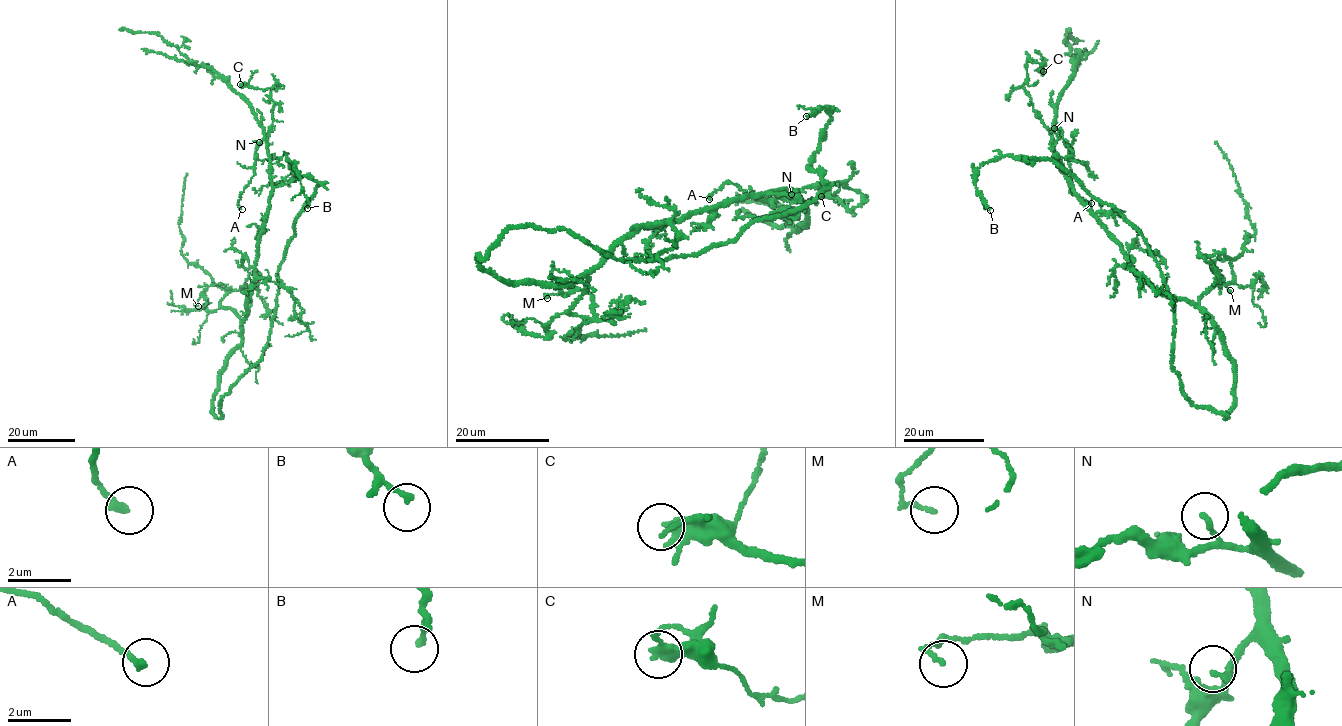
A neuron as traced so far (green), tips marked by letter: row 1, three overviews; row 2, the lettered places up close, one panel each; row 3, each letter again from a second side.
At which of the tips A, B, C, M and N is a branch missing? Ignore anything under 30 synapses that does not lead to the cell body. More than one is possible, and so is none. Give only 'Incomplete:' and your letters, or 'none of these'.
Incomplete: none of these

